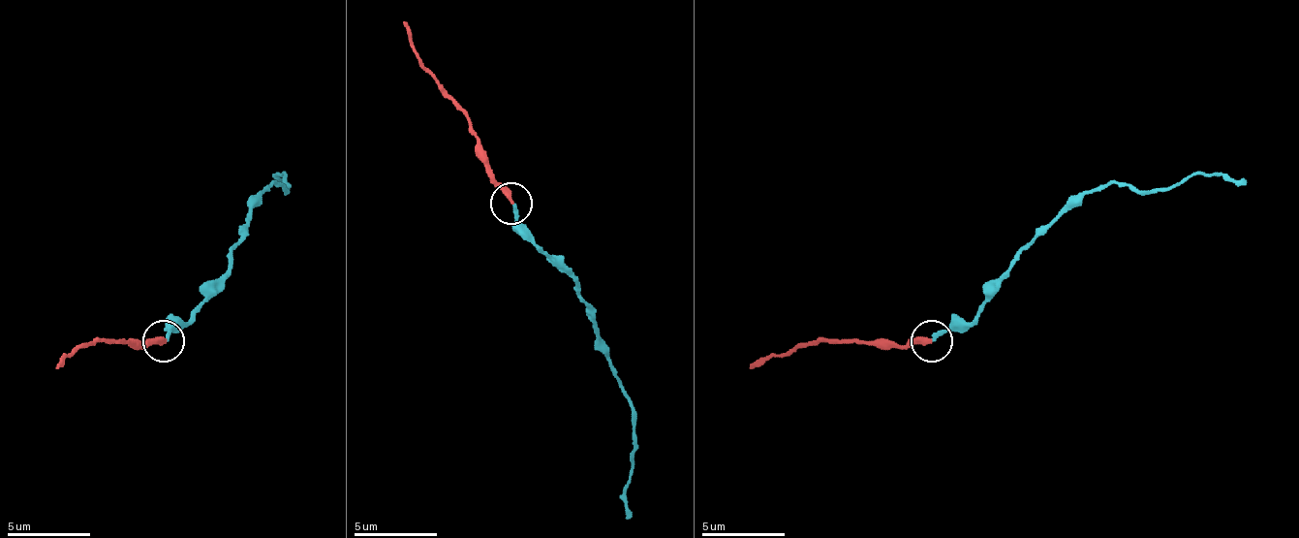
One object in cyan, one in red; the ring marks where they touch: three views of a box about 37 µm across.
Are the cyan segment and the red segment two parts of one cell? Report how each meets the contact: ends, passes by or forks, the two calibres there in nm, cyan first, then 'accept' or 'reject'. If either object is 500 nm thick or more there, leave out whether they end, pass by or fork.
cyan ends | red ends | 240/320 nm | accept

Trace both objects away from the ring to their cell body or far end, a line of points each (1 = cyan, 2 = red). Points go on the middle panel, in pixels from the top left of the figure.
1: (514, 203), (526, 236), (576, 286), (598, 348), (610, 361), (627, 402), (634, 411), (627, 502), (631, 520)
2: (510, 203), (468, 114), (430, 73), (401, 23)

